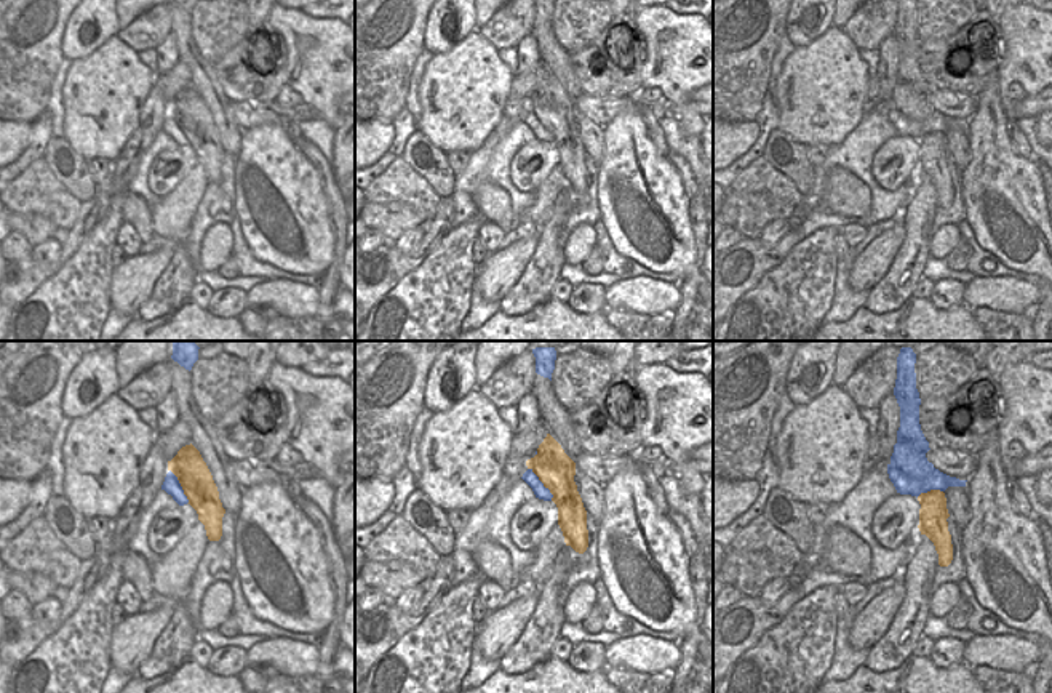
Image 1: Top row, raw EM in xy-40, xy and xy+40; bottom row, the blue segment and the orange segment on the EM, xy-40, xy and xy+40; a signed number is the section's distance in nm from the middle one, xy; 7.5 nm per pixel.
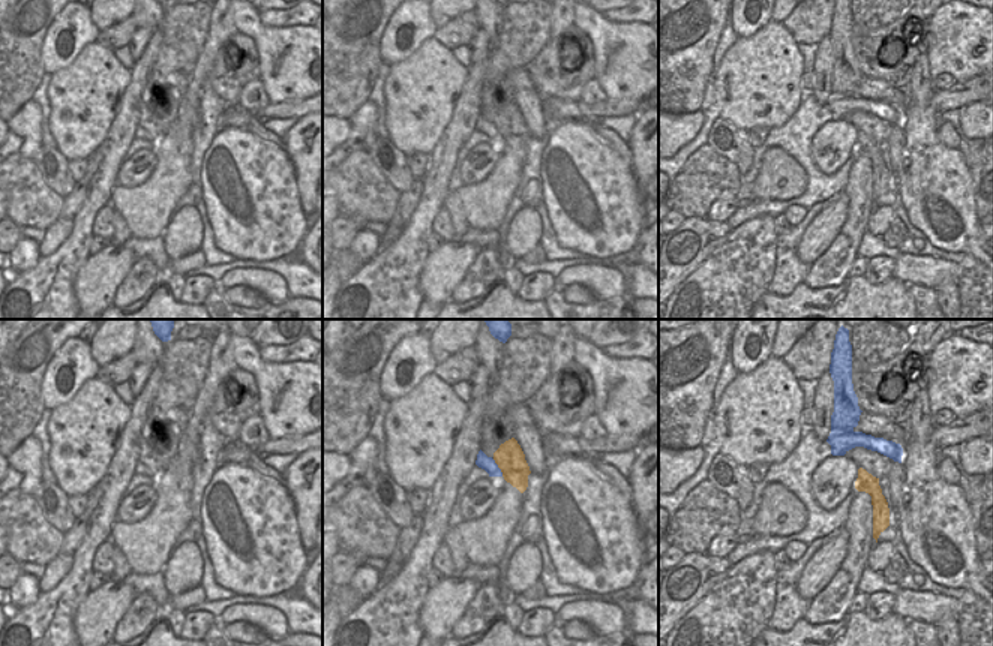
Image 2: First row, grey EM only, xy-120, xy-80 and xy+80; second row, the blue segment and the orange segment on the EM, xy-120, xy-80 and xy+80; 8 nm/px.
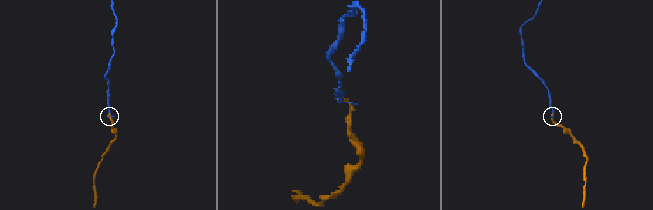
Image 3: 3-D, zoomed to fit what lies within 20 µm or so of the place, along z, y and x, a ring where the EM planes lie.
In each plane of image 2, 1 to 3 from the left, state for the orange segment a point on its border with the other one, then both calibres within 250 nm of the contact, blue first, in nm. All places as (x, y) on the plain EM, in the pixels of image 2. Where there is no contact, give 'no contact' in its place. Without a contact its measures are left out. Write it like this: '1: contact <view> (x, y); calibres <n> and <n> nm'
1: no contact
2: contact xy-80 (498, 132); calibres 120 and 240 nm
3: no contact

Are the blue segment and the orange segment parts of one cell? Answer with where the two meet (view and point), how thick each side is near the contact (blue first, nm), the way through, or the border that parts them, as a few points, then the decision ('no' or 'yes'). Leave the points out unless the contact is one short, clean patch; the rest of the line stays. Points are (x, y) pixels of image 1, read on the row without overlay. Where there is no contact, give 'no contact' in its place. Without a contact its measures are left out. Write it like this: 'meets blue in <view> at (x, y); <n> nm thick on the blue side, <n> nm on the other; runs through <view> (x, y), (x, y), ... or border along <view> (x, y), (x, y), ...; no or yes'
meets blue in xy at (542, 125); 100 nm thick on the blue side, 280 nm on the other; yes

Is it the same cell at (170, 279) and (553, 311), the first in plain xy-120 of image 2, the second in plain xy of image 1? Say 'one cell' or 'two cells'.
two cells

